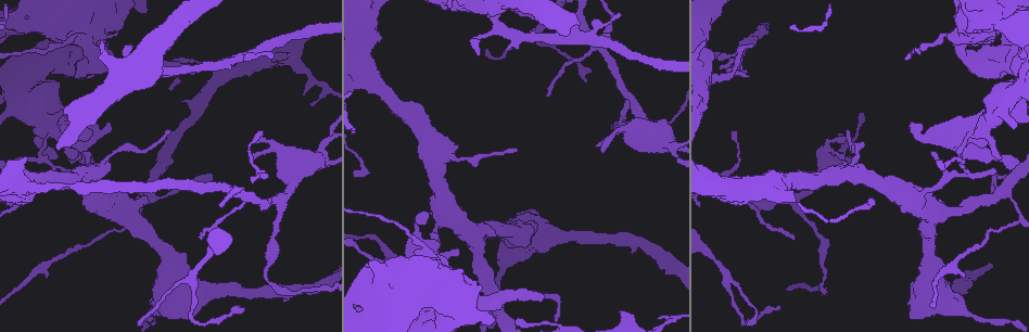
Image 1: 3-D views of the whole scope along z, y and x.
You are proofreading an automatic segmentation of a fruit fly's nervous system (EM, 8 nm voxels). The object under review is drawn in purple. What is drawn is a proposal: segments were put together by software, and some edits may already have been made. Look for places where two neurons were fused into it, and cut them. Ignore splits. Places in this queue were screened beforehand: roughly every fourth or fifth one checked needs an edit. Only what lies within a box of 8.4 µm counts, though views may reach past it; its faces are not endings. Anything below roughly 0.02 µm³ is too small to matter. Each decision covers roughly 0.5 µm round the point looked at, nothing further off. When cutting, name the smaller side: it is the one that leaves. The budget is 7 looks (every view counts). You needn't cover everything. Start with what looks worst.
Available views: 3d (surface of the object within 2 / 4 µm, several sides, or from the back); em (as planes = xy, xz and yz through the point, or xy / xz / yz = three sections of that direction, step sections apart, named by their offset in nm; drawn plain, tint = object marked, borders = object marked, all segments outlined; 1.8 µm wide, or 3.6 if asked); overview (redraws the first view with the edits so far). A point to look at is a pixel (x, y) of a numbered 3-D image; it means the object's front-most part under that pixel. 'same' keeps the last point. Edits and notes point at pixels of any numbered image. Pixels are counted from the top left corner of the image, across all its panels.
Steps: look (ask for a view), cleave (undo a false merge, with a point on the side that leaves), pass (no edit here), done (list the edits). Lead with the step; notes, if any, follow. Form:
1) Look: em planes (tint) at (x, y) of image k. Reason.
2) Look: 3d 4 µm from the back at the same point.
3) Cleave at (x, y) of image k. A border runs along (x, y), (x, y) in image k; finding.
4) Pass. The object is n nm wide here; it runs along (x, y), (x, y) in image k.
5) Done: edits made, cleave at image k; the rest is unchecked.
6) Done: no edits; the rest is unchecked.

Look: em 3.6 µm xz step 16 (borders) at (437, 294) of image 1.

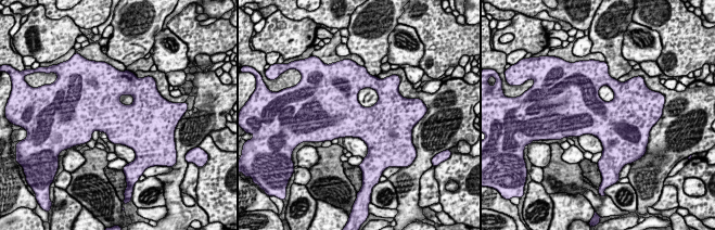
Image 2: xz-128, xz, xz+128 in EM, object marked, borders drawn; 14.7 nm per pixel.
Pass. All the same neuron.

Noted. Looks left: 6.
Look: 3d 4 µm at (1009, 96) of image 1. Arms run side by side.

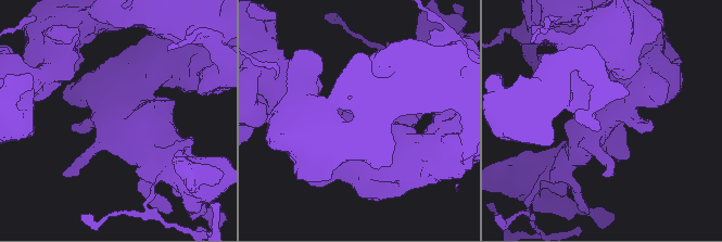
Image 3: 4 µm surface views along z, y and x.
Look: em yz step 16 (tint) at (129, 122) of image 3.

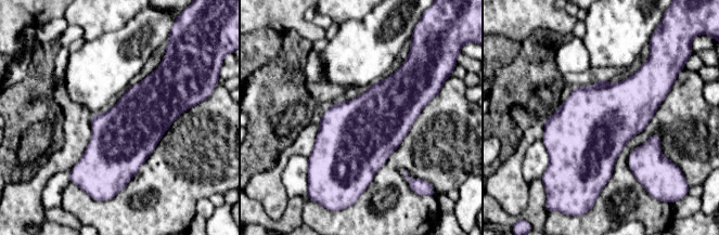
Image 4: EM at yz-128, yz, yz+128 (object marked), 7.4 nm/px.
Look: em planes (borders) at the same point. Another direction.

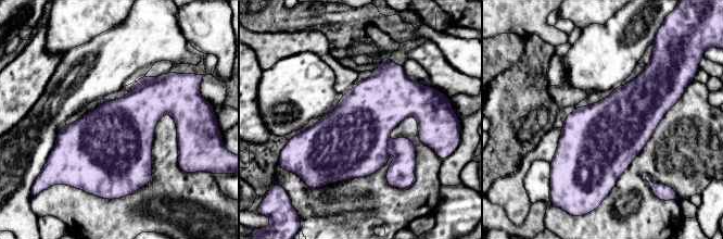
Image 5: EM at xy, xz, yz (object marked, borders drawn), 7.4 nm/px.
Pass. One neuron here.

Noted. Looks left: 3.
Look: em planes (tint) at (364, 316) of image 1. Calibre changes.

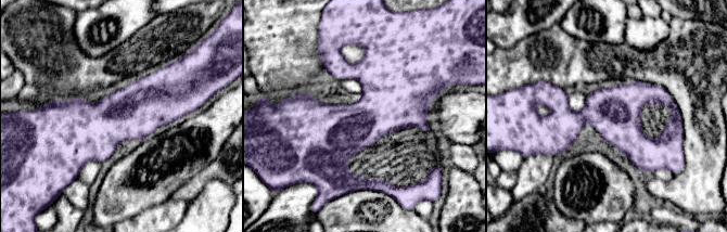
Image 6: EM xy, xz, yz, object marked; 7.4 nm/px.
Pass. Continuous, no second neuron.

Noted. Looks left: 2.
Done: no edits; the rest is unchecked.

